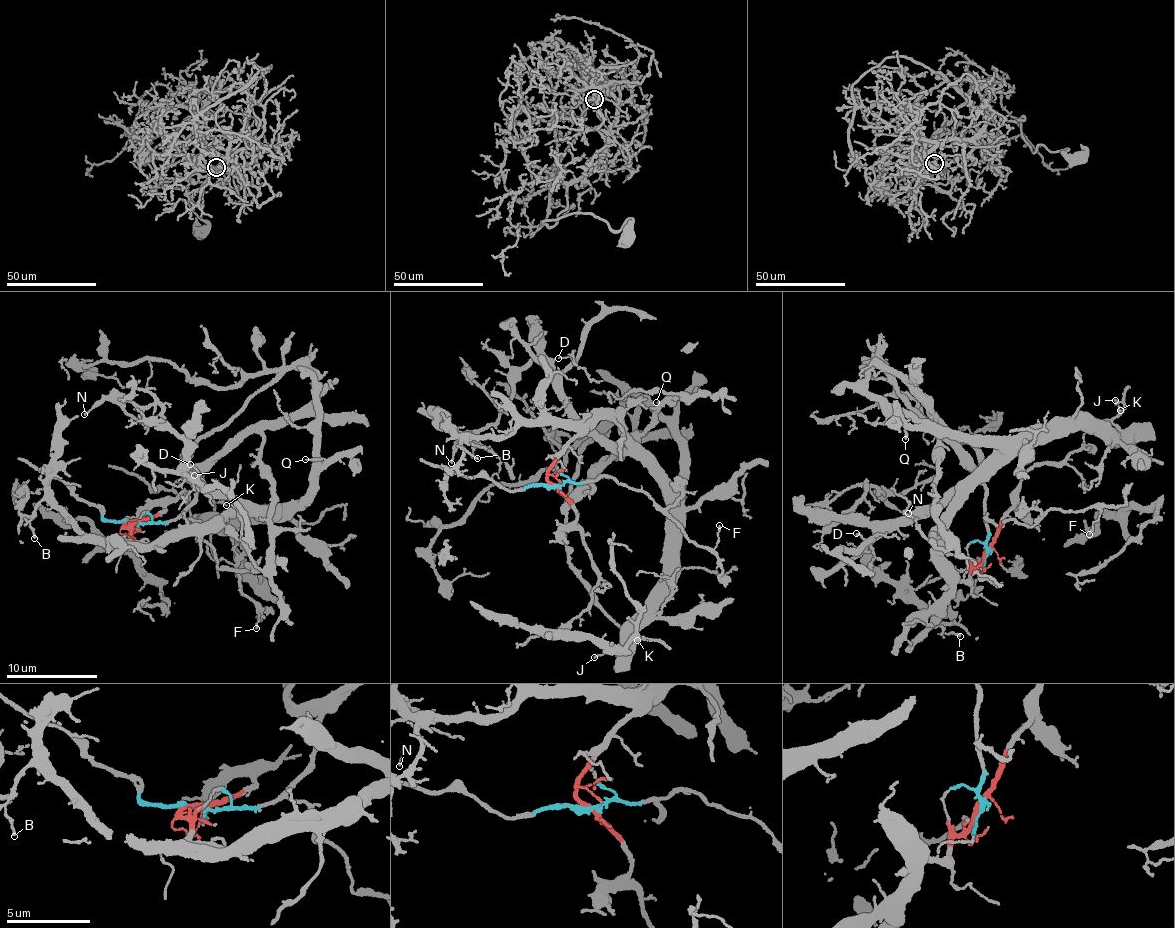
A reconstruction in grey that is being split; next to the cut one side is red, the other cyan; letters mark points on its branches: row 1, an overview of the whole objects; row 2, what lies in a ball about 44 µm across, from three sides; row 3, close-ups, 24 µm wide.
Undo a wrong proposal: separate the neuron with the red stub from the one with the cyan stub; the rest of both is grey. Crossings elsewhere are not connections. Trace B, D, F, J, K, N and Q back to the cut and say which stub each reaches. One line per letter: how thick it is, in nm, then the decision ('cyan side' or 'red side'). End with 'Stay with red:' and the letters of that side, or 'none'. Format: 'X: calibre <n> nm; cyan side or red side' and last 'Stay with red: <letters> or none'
B: calibre 130 nm; red side
D: calibre 80 nm; red side
F: calibre 110 nm; cyan side
J: calibre 120 nm; cyan side
K: calibre 130 nm; cyan side
N: calibre 120 nm; red side
Q: calibre 140 nm; red side
Stay with red: B, D, N, Q

